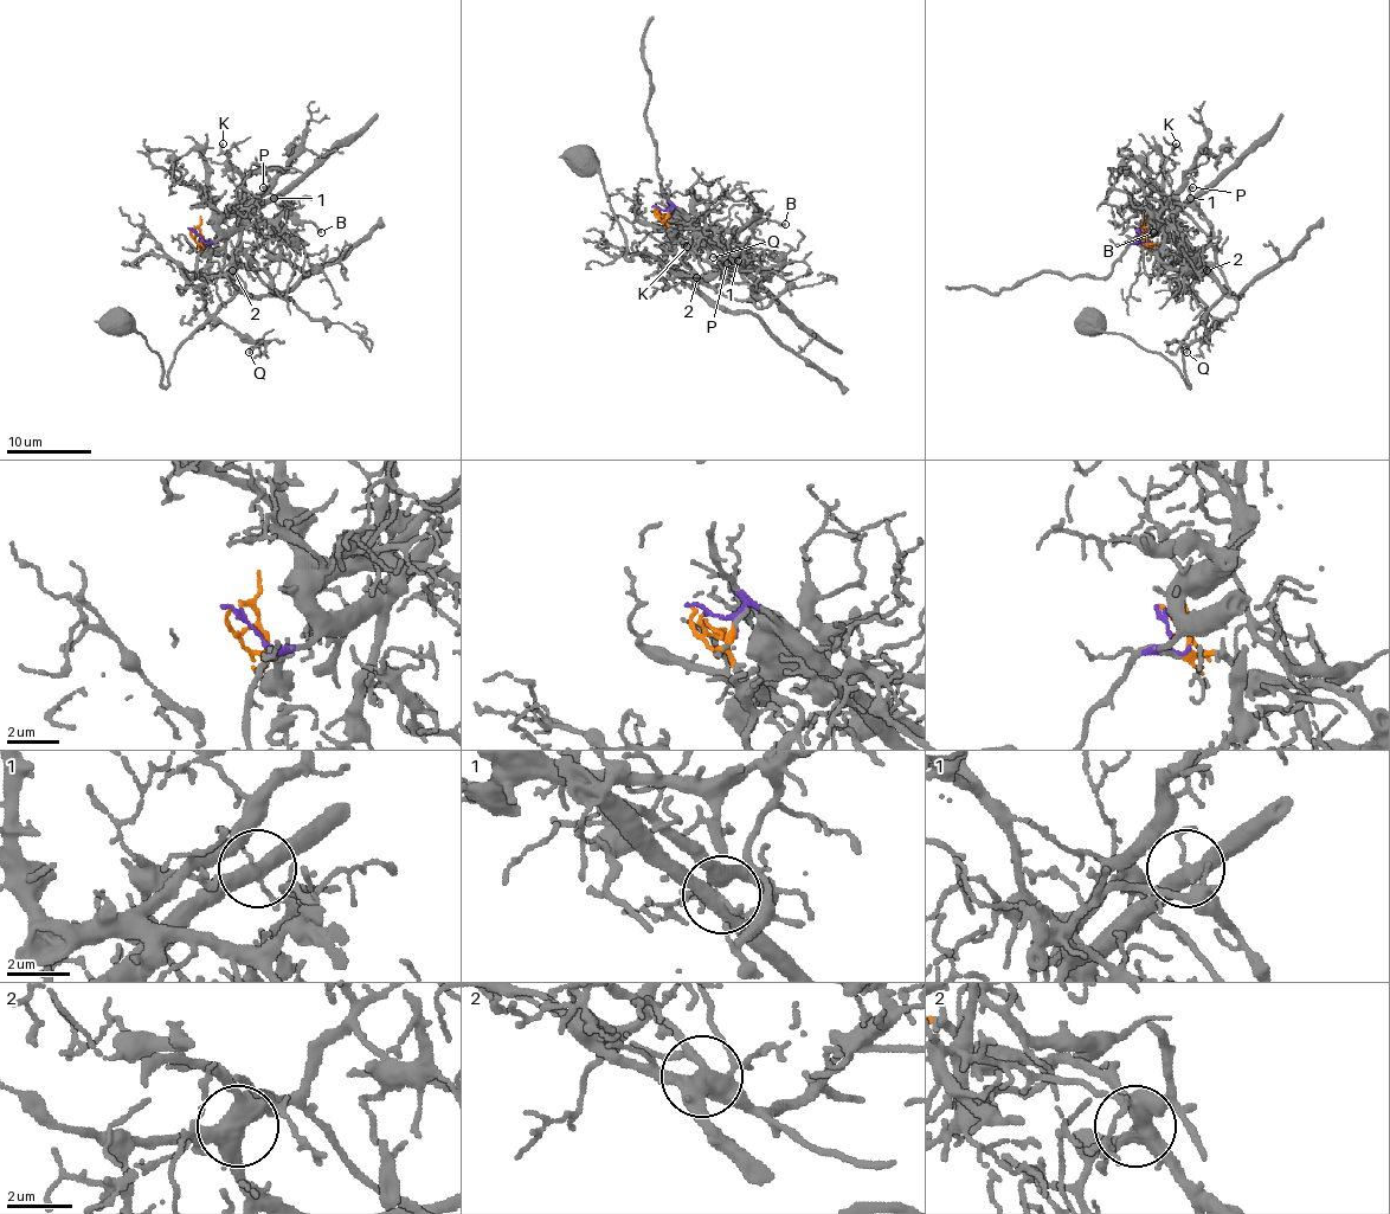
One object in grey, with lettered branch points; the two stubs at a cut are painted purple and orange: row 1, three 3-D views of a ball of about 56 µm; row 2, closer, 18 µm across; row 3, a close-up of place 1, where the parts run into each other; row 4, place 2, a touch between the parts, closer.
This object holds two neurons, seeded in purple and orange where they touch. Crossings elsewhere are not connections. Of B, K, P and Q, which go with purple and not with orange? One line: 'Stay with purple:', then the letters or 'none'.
Stay with purple: none

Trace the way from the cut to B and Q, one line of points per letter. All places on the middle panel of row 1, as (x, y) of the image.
B: (655, 207), (674, 251), (709, 286), (741, 283), (750, 262), (747, 238), (758, 224), (785, 224)
Q: (655, 207), (667, 224), (671, 249), (696, 275), (699, 294), (680, 277), (715, 275), (724, 267), (713, 257)

